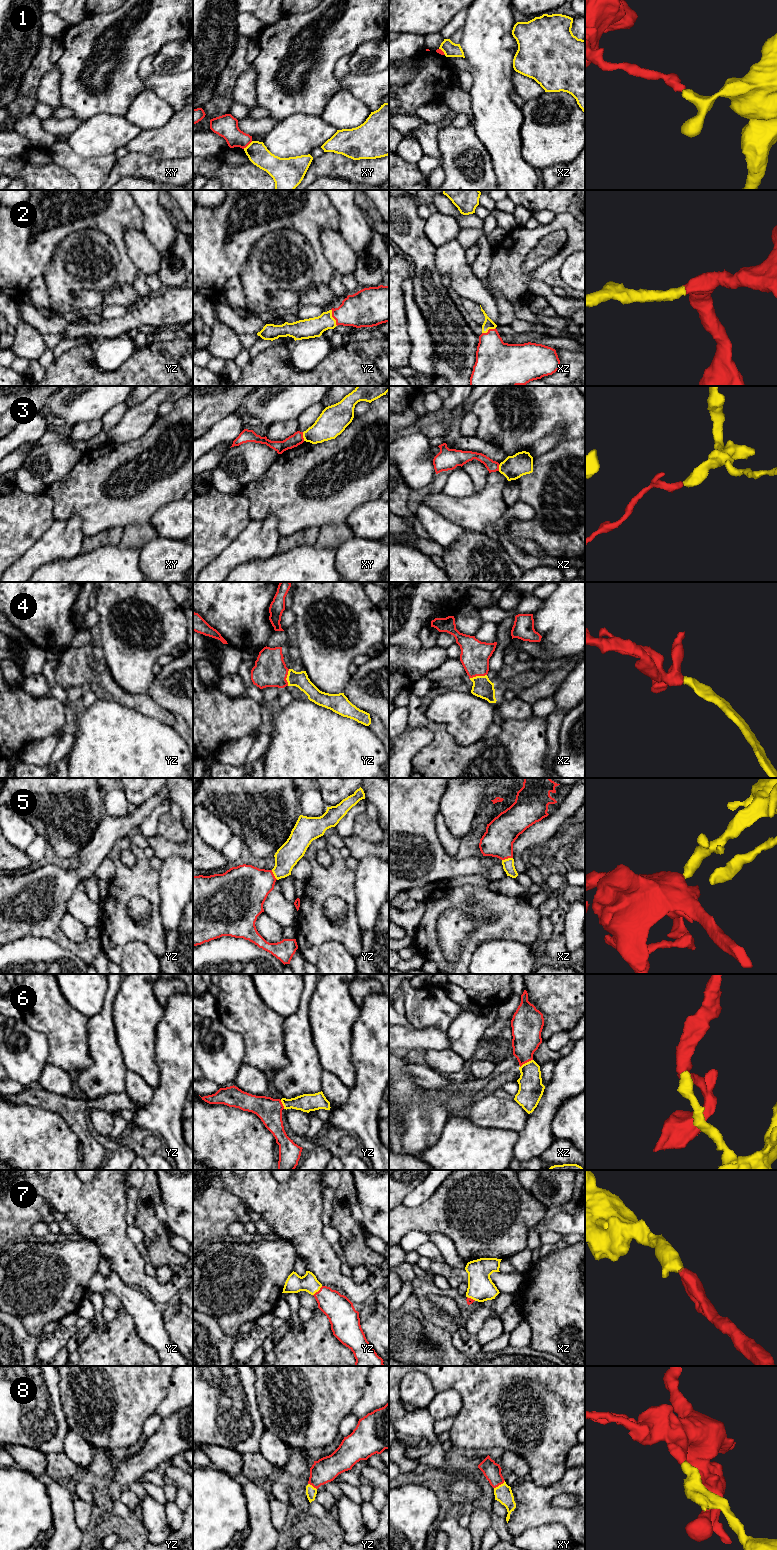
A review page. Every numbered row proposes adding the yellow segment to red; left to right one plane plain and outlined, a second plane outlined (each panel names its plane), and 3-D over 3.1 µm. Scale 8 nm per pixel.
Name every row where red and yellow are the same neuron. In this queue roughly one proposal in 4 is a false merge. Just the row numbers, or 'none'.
2, 4, 5, 6, 7, 8

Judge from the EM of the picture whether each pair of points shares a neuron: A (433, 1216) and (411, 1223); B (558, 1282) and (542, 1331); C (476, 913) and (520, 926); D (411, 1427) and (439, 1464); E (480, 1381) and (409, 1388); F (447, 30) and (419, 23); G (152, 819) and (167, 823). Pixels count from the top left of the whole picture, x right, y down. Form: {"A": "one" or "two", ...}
{"A": "one", "B": "one", "C": "one", "D": "one", "E": "two", "F": "two", "G": "two"}

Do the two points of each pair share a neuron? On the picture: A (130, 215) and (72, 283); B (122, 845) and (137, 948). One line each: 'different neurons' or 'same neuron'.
A: different neurons
B: different neurons

